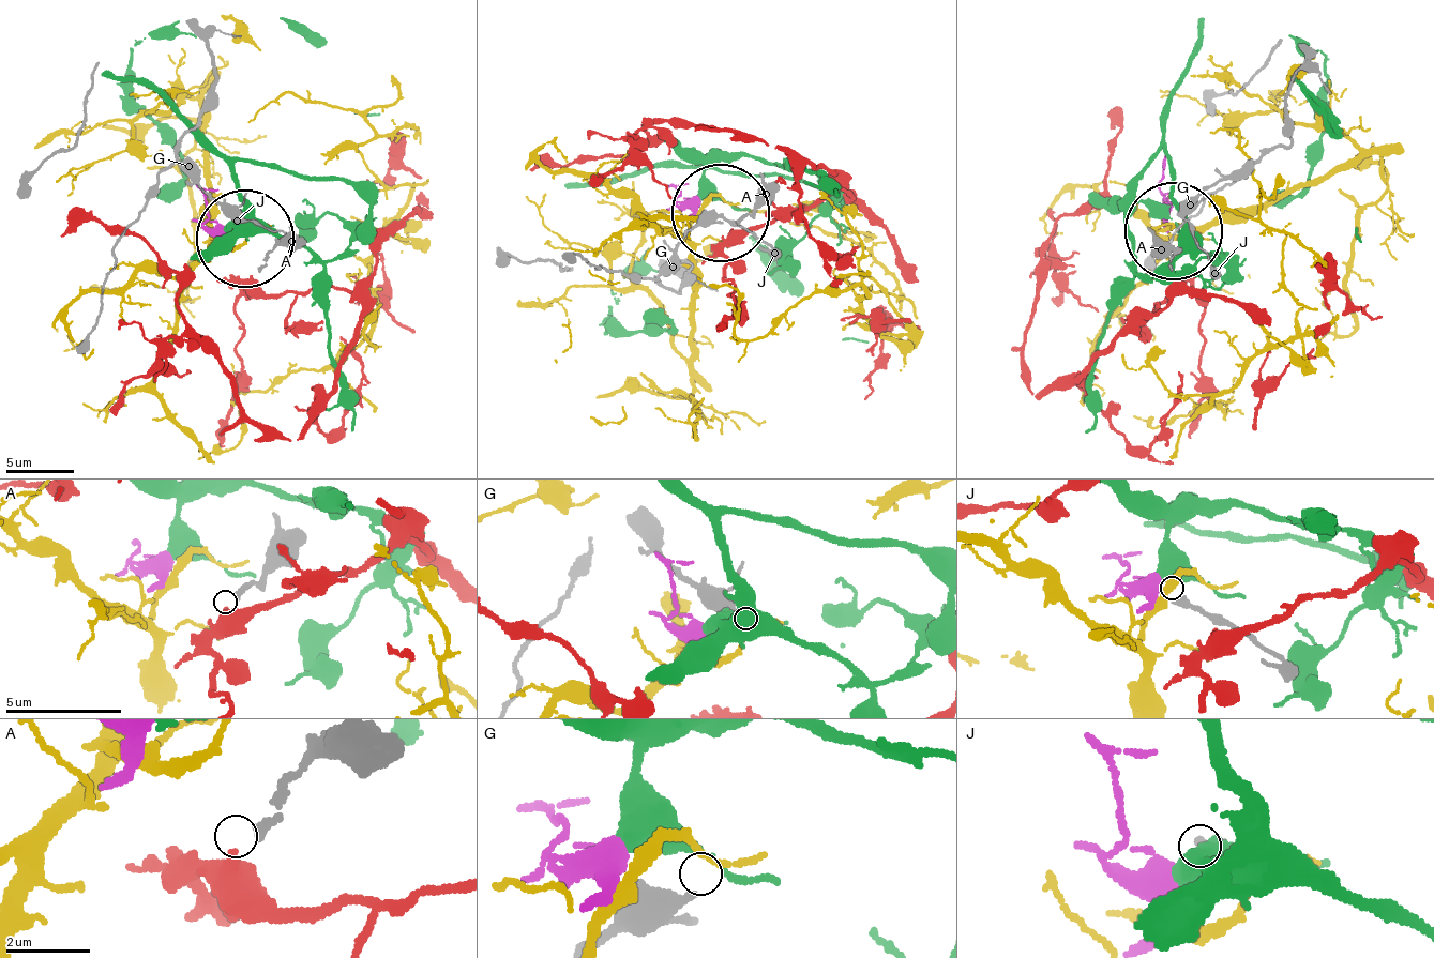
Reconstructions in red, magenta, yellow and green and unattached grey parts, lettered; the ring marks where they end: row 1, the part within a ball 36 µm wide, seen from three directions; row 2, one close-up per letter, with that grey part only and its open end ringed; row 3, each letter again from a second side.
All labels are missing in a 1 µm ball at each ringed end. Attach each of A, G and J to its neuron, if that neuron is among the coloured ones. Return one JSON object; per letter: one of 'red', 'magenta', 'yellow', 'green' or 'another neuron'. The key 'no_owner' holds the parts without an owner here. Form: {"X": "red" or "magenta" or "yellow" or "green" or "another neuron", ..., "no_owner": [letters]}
{"A": "red", "G": "another neuron", "J": "another neuron", "no_owner": ["G", "J"]}

